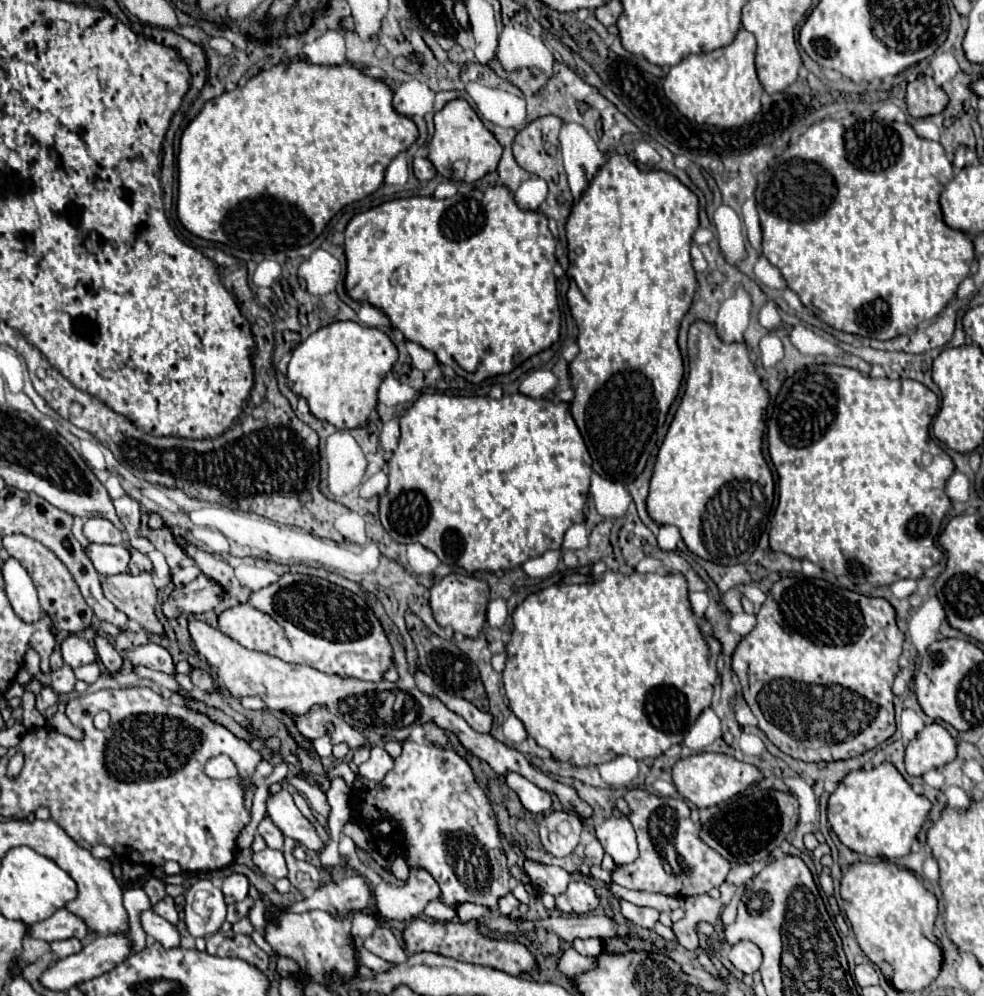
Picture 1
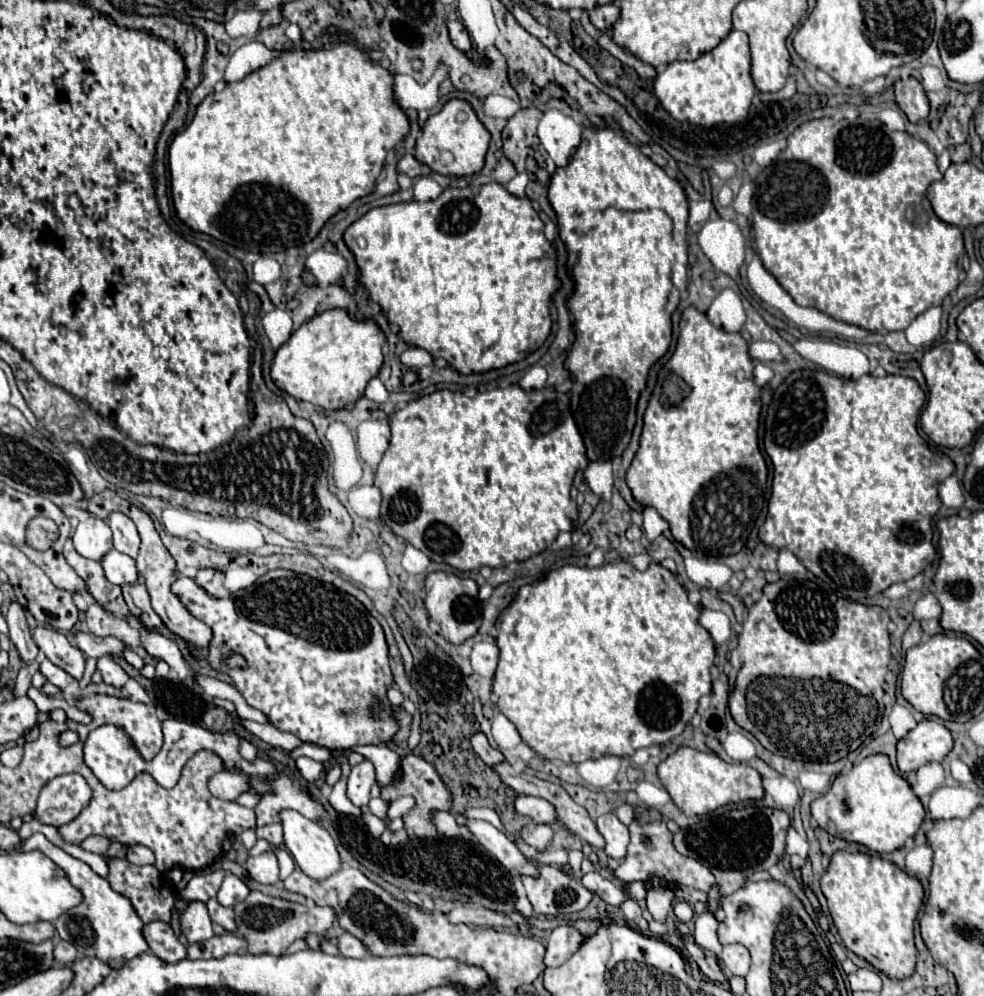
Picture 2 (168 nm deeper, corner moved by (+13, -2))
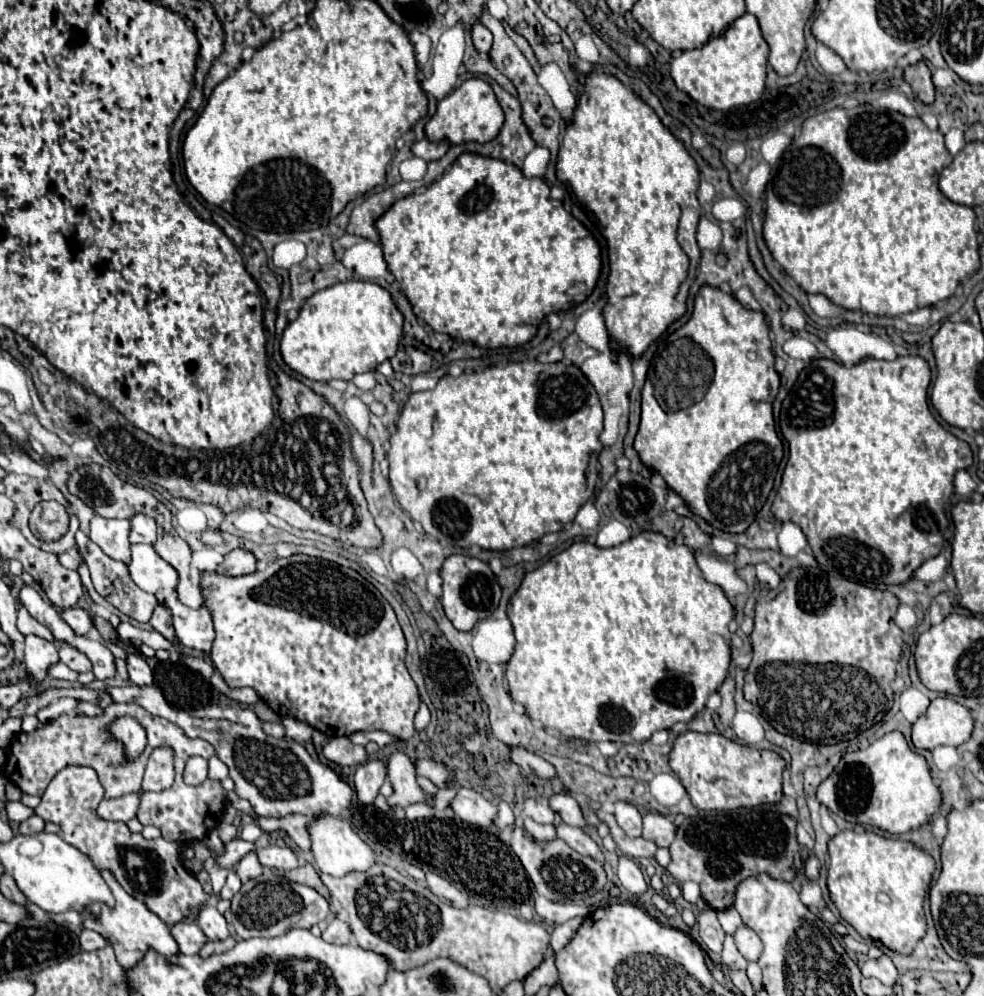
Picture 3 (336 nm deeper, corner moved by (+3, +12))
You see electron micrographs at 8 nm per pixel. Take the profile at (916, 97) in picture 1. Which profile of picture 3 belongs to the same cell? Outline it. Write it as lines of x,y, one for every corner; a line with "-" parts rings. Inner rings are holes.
917,62
905,68
905,82
911,86
917,100
923,104
931,104
935,98
935,86
931,82
931,72
925,62

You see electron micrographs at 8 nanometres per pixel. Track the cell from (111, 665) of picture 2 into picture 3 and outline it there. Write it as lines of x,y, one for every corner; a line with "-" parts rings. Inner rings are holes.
127,656
127,670
131,676
131,682
137,686
151,686
153,684
153,672
143,656

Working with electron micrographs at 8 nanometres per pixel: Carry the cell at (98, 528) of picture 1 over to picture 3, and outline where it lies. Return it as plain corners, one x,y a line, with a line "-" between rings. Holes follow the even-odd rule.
95,516
91,520
89,538
113,560
129,564
129,520
107,520

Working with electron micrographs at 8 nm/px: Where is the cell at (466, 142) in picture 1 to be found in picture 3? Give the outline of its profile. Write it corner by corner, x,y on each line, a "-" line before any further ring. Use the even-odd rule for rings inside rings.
469,78
437,104
437,112
427,122
425,134
431,142
439,140
449,140
451,144
463,144
469,140
489,142
497,136
501,124
503,124
503,110
495,98
493,88
481,78

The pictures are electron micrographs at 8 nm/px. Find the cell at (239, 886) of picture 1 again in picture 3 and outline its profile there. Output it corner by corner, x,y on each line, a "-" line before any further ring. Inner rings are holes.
249,852
237,864
237,876
241,878
241,882
247,882
247,880
253,880
253,878
261,876
261,872
263,872
263,866
257,860
257,852

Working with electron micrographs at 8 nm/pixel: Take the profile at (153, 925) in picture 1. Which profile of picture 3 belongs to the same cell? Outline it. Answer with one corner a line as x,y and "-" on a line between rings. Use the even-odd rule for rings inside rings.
175,924
171,926
171,934
179,944
181,954
199,954
199,950
207,942
207,936
197,924

